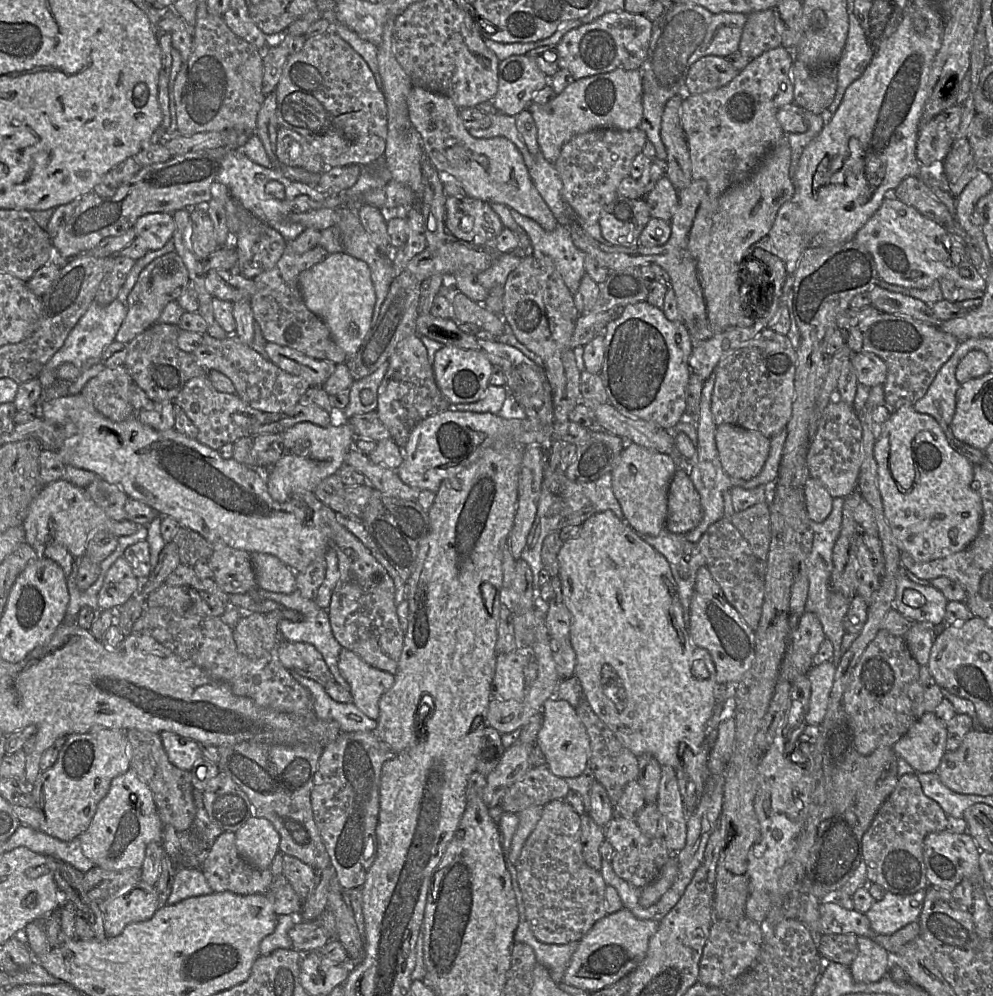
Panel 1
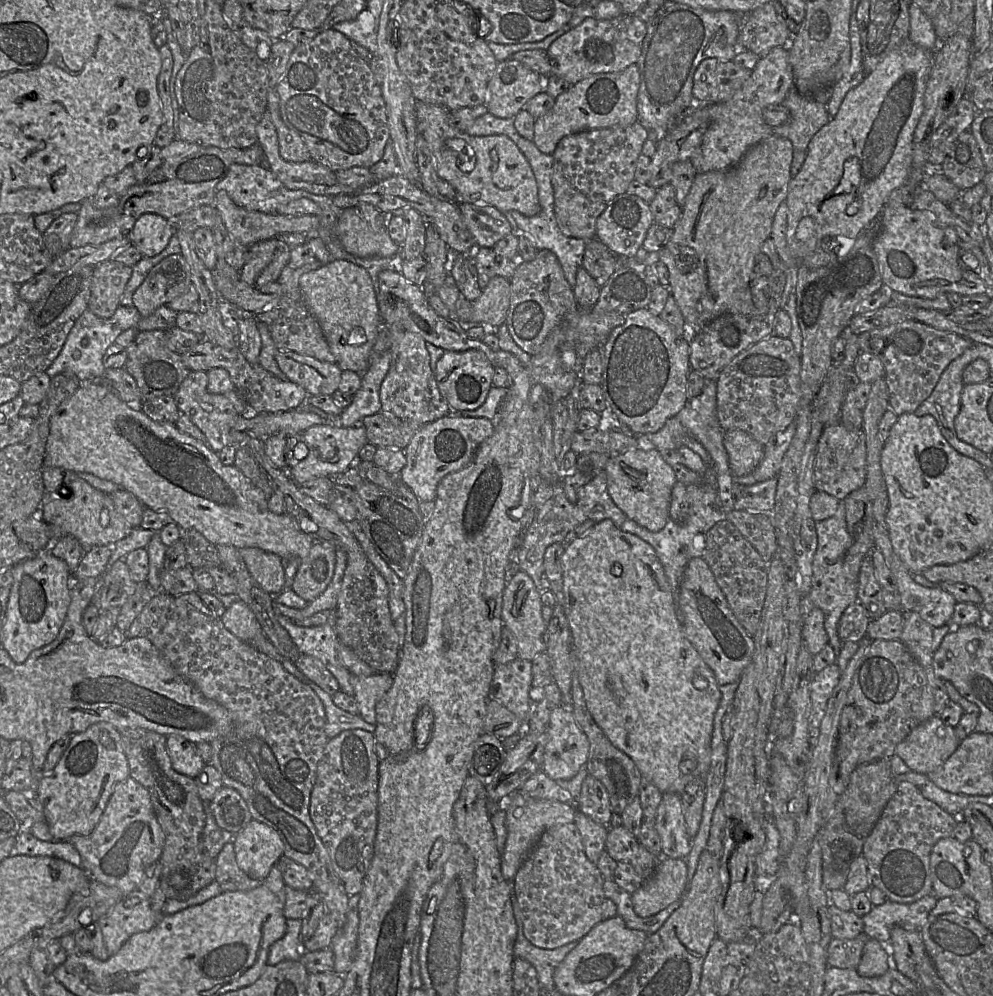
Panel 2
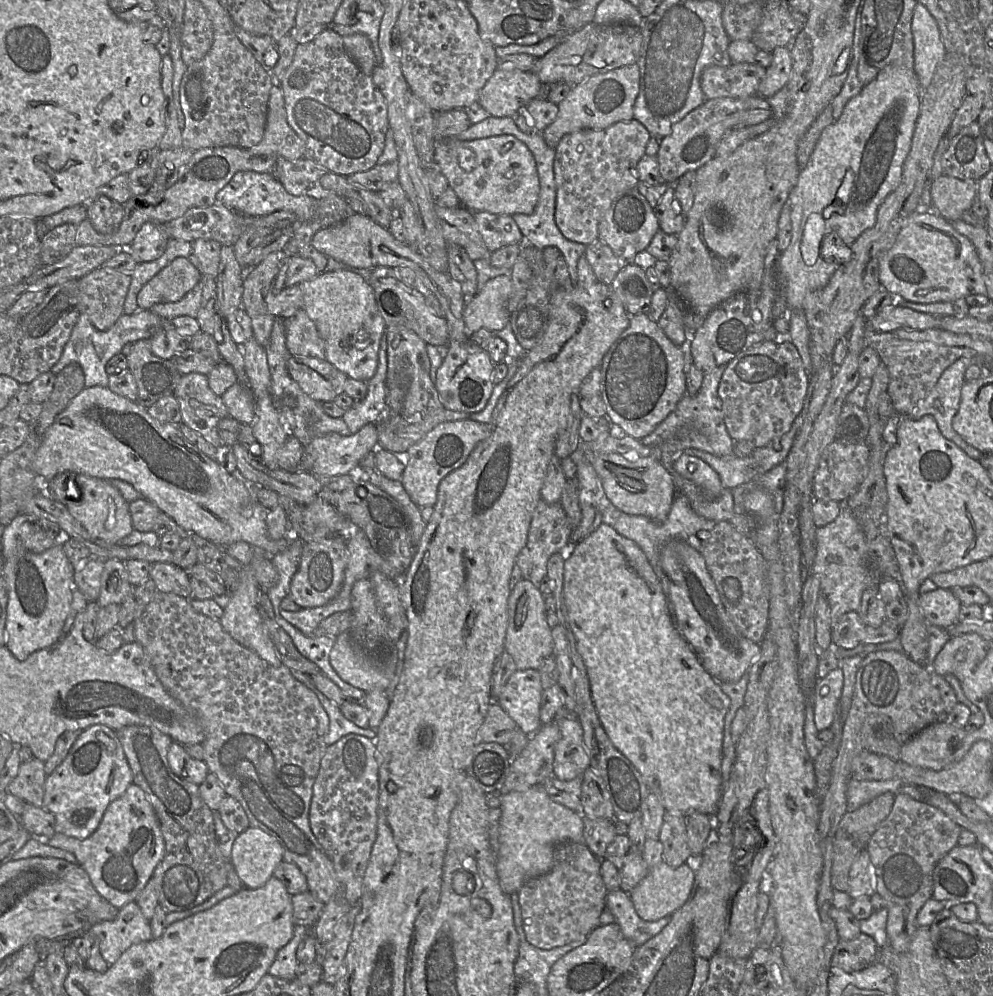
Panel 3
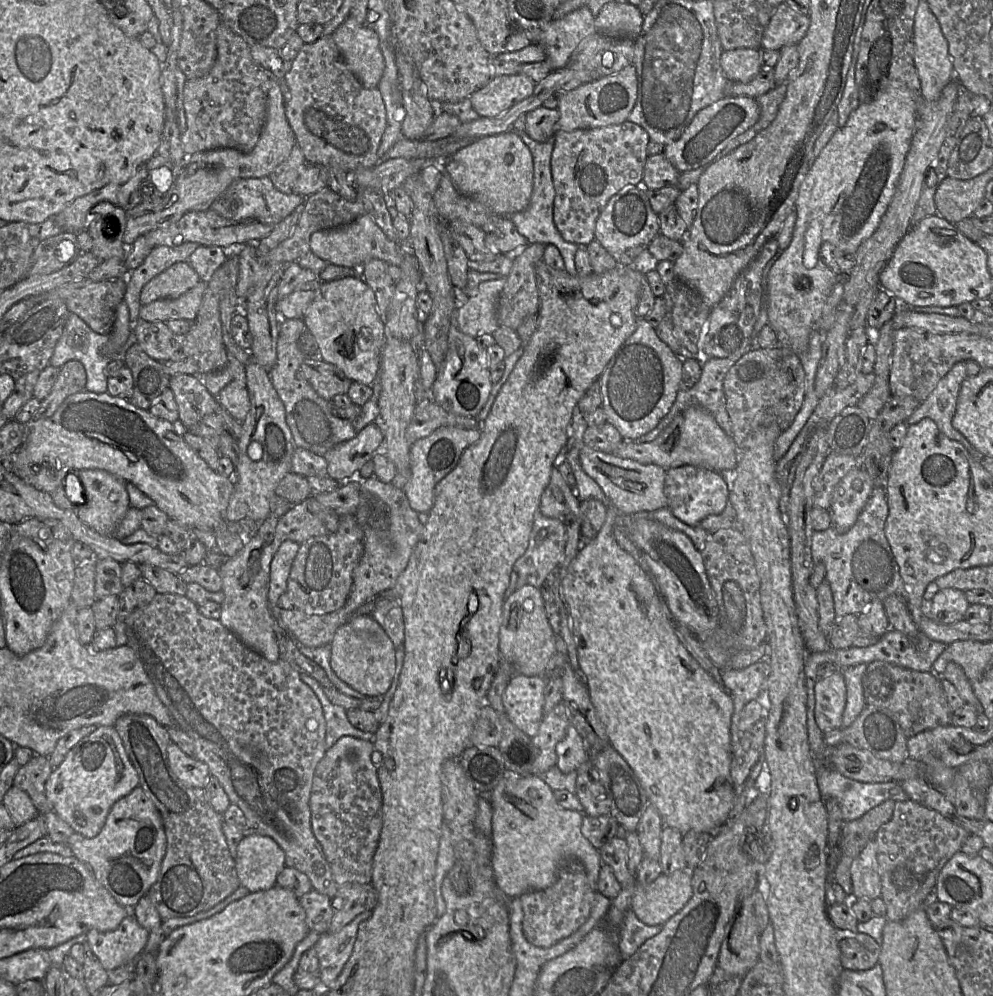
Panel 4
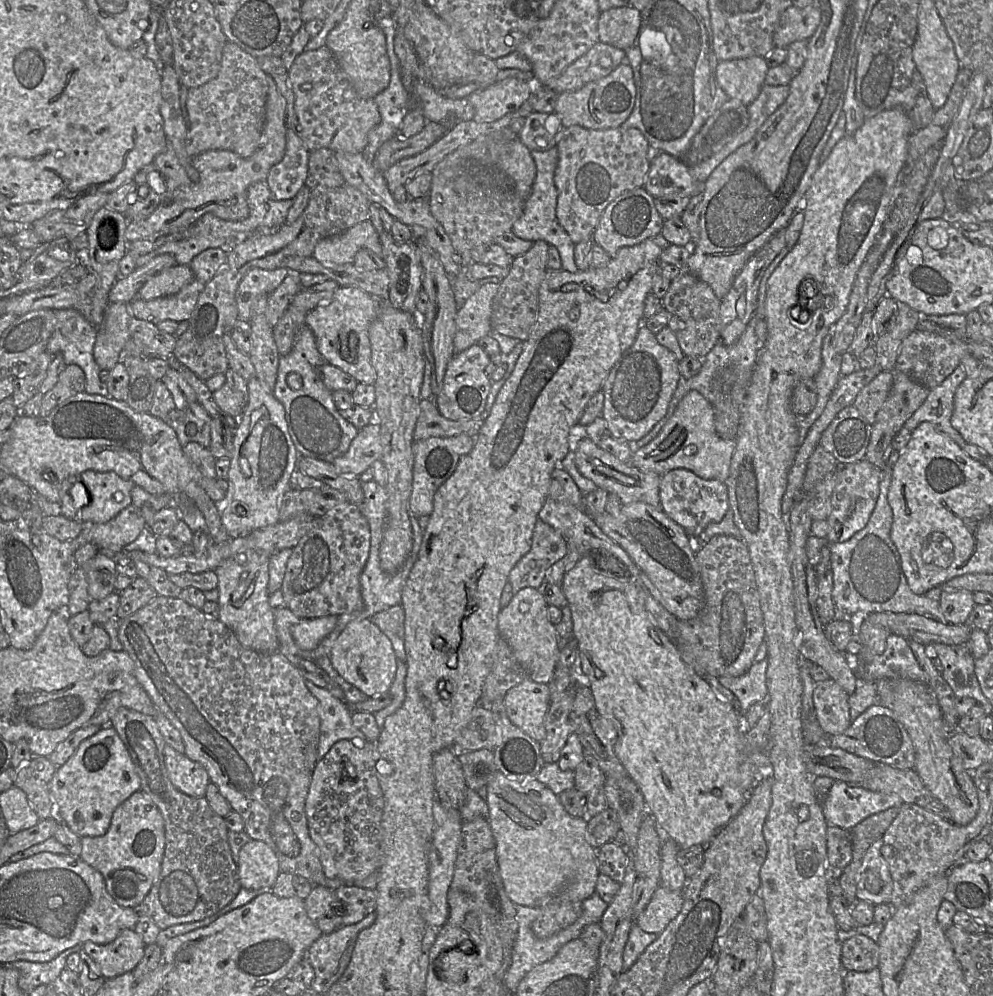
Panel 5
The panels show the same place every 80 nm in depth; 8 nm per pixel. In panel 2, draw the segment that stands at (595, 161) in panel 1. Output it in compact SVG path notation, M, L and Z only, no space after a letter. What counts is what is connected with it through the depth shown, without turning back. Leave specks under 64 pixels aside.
M638 121L628 126L613 126L577 132L563 137L553 152L554 212L557 225L568 237L590 241L595 238L596 221L607 205L617 196L626 193L634 180L637 159L650 131Z

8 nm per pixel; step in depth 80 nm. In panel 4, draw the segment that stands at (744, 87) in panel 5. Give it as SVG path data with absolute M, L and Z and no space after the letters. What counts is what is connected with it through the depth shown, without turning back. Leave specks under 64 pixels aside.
M740 48L723 51L720 63L729 82L747 83L764 66L762 49Z

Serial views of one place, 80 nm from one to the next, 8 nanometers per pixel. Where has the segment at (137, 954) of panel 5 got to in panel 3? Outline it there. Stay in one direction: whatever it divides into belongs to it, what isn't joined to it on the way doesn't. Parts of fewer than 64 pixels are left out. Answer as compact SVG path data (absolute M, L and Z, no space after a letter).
M136 901L118 909L114 919L98 922L87 931L98 939L100 953L109 965L133 944L152 939L150 921L144 917Z

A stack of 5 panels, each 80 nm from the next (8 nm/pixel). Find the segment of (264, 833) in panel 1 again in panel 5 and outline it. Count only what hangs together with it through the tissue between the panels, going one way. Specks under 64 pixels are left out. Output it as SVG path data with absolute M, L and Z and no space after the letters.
M252 839L241 847L238 858L241 887L249 890L273 887L280 865L276 854L265 842Z

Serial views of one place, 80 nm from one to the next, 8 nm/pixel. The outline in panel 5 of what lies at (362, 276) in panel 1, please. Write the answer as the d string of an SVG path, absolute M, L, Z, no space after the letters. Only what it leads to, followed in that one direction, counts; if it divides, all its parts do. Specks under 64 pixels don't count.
M340 286L330 300L309 311L305 318L326 361L353 376L358 383L374 385L377 379L371 362L369 327L379 313L380 303L379 299L359 287Z

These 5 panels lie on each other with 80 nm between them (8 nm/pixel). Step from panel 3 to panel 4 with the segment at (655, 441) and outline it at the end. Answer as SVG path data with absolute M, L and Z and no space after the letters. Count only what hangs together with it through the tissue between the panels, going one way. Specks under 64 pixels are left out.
M735 353L728 358L709 358L702 362L702 374L699 381L692 387L682 387L666 416L658 425L646 435L643 435L636 442L649 443L655 440L681 412L691 406L697 406L707 411L728 435L731 434L731 419L726 409L726 399L723 391L723 380L728 370L736 363L744 353Z

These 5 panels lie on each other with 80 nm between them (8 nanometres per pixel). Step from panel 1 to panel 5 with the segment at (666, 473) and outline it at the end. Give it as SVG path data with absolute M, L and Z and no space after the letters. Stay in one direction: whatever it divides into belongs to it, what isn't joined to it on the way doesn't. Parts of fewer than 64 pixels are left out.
M583 434L574 438L573 449L578 471L584 477L592 480L597 487L602 488L609 494L616 495L622 505L643 502L652 507L660 507L660 475L654 472L643 472L631 463L620 461Z

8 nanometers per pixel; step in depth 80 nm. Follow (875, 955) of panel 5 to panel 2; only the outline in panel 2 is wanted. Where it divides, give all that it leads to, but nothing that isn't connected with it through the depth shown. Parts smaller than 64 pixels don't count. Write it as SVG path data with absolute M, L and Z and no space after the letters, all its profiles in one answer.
M863 932L853 939L833 938L827 949L828 966L856 970L869 939Z

